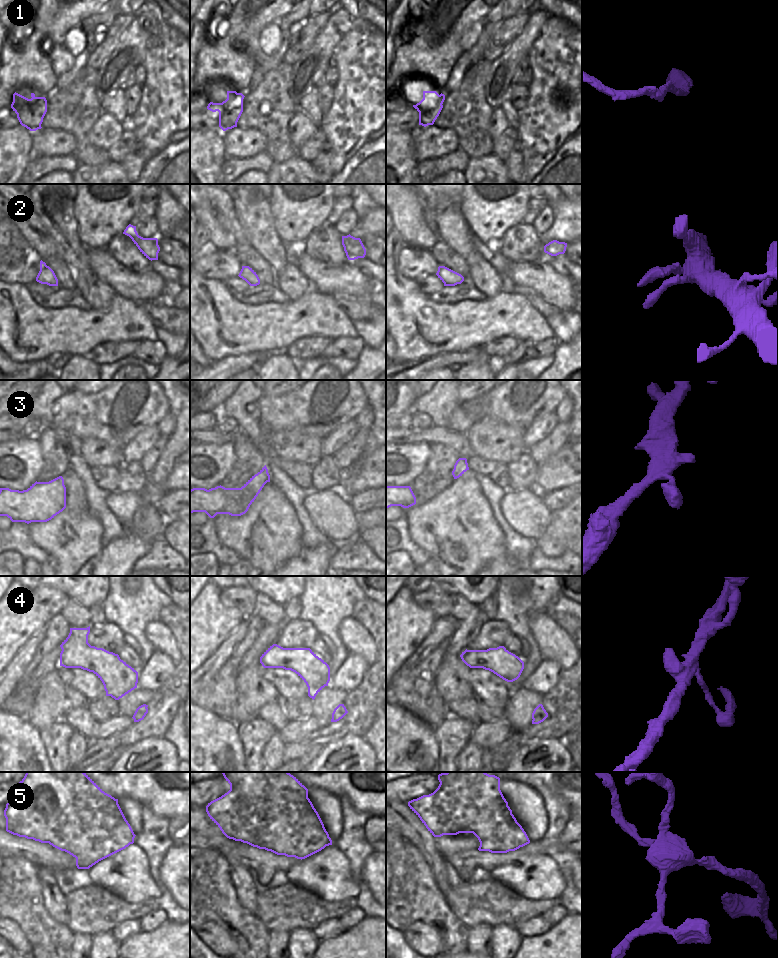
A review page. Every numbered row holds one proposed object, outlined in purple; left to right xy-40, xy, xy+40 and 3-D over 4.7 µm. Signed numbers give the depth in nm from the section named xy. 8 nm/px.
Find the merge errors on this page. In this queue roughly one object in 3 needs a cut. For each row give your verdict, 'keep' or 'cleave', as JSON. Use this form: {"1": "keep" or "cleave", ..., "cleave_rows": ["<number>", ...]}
{"1": "keep", "2": "keep", "3": "keep", "4": "cleave", "5": "cleave", "cleave_rows": ["4", "5"]}

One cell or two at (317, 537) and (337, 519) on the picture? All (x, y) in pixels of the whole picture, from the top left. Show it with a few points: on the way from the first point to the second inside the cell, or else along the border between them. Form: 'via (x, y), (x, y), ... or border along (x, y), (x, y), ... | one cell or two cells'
border along (308, 513), (315, 526), (329, 540) | two cells

